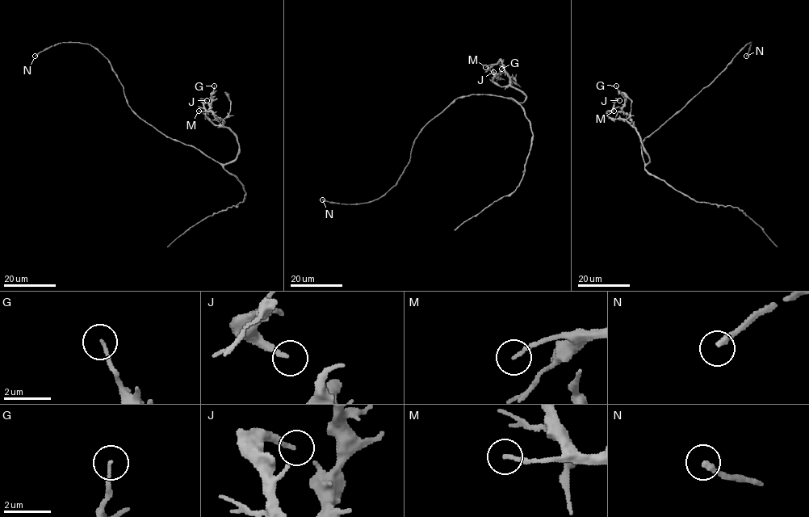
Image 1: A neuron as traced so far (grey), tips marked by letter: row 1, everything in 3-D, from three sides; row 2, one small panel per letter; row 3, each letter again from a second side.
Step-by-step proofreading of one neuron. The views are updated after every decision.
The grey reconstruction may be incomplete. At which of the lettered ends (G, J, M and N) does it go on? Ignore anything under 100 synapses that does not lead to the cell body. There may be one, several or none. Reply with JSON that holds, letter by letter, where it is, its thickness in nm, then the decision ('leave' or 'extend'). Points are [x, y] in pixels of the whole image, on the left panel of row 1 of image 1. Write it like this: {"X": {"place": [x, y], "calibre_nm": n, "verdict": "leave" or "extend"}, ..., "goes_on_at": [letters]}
{"G": {"place": [214, 86], "calibre_nm": 100, "verdict": "leave"}, "J": {"place": [207, 100], "calibre_nm": 180, "verdict": "leave"}, "M": {"place": [199, 111], "calibre_nm": 160, "verdict": "leave"}, "N": {"place": [35, 56], "calibre_nm": 240, "verdict": "extend"}, "goes_on_at": ["N"]}

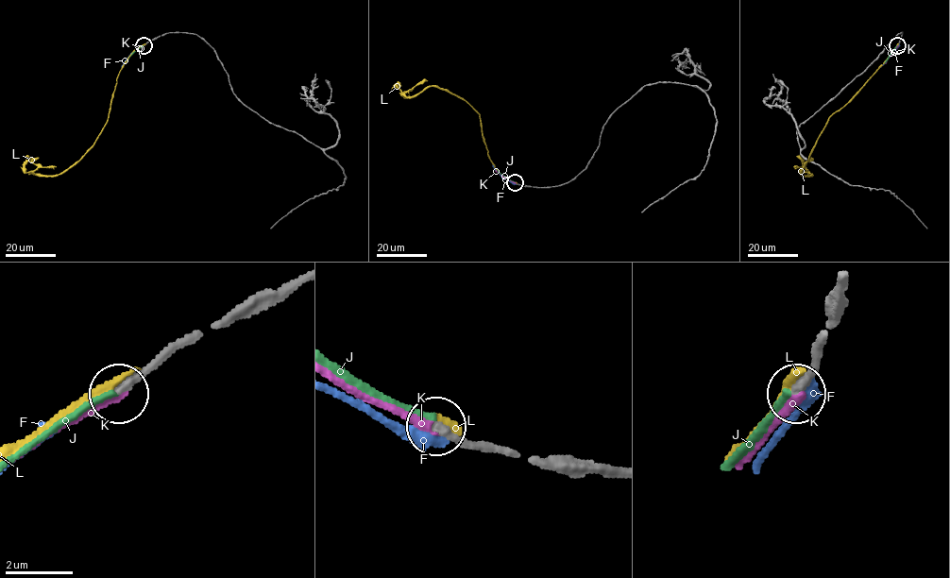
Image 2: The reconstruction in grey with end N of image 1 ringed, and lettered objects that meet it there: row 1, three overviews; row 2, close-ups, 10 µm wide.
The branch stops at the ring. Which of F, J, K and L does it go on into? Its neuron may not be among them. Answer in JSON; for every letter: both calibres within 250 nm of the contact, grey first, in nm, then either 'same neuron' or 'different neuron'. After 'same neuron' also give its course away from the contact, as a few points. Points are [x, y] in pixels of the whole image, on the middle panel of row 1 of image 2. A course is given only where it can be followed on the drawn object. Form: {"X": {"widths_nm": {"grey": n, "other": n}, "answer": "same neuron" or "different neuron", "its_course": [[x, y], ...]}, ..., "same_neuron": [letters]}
{"F": {"widths_nm": {"grey": 280, "other": 400}, "answer": "different neuron"}, "J": {"widths_nm": {"grey": 240, "other": 190}, "answer": "different neuron"}, "K": {"widths_nm": {"grey": 260, "other": 360}, "answer": "same neuron", "its_course": [[516, 183], [495, 170]]}, "L": {"widths_nm": {"grey": 280, "other": 400}, "answer": "different neuron"}, "same_neuron": ["K"]}

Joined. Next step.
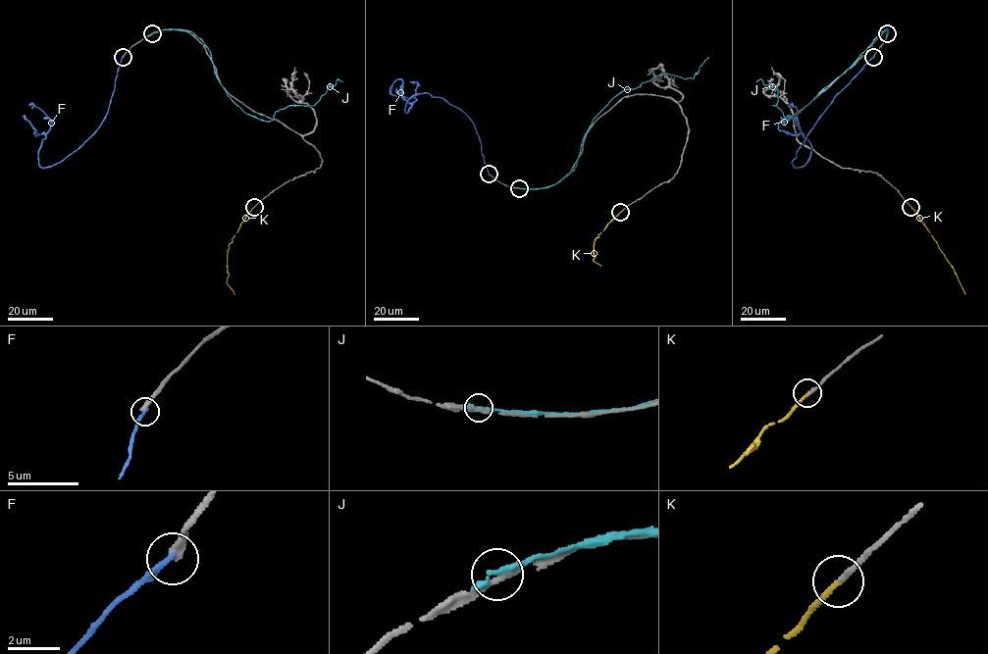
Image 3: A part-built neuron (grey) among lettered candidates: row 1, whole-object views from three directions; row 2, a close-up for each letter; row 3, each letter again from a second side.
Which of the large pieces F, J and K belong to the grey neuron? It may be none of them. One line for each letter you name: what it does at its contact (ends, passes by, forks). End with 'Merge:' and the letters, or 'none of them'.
K: it ends there
Merge: K

